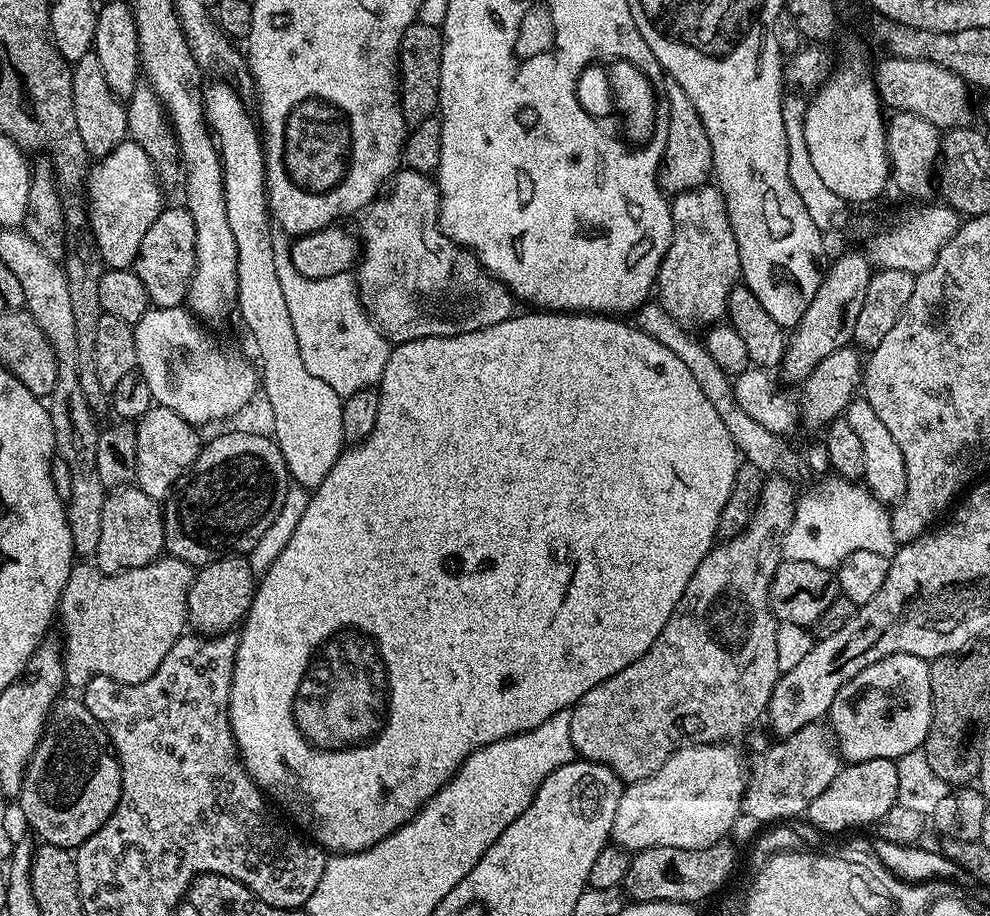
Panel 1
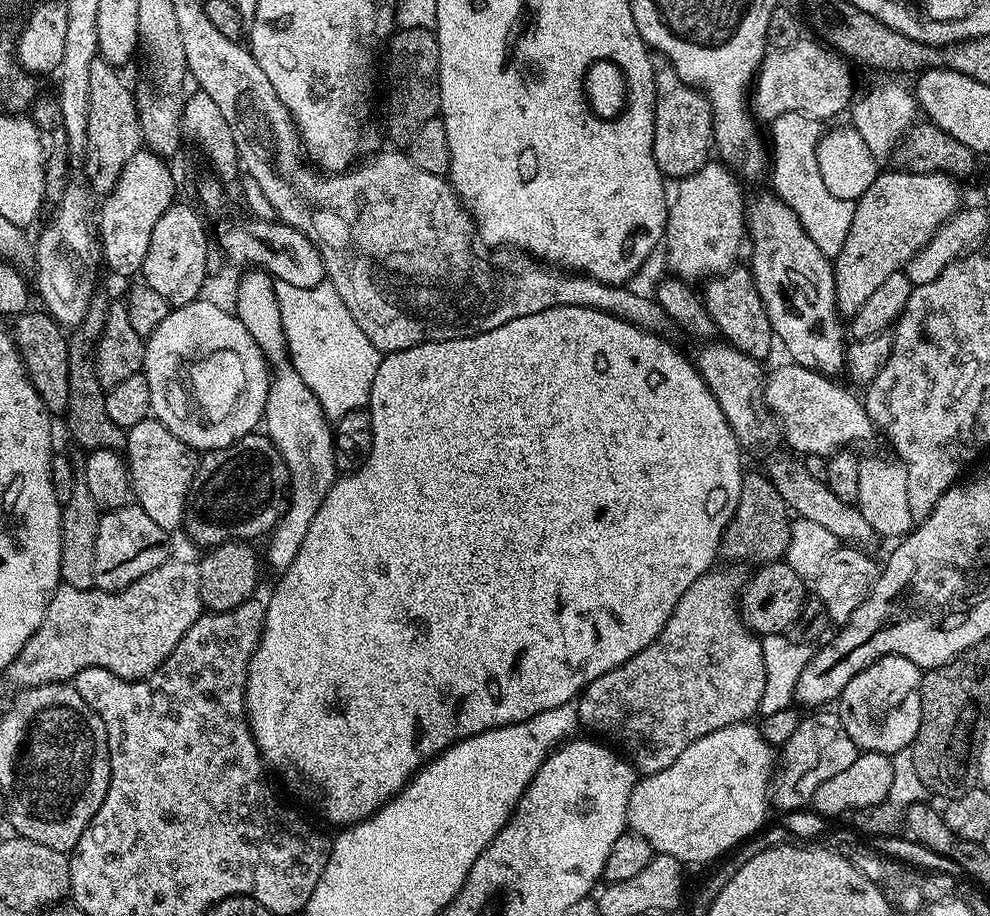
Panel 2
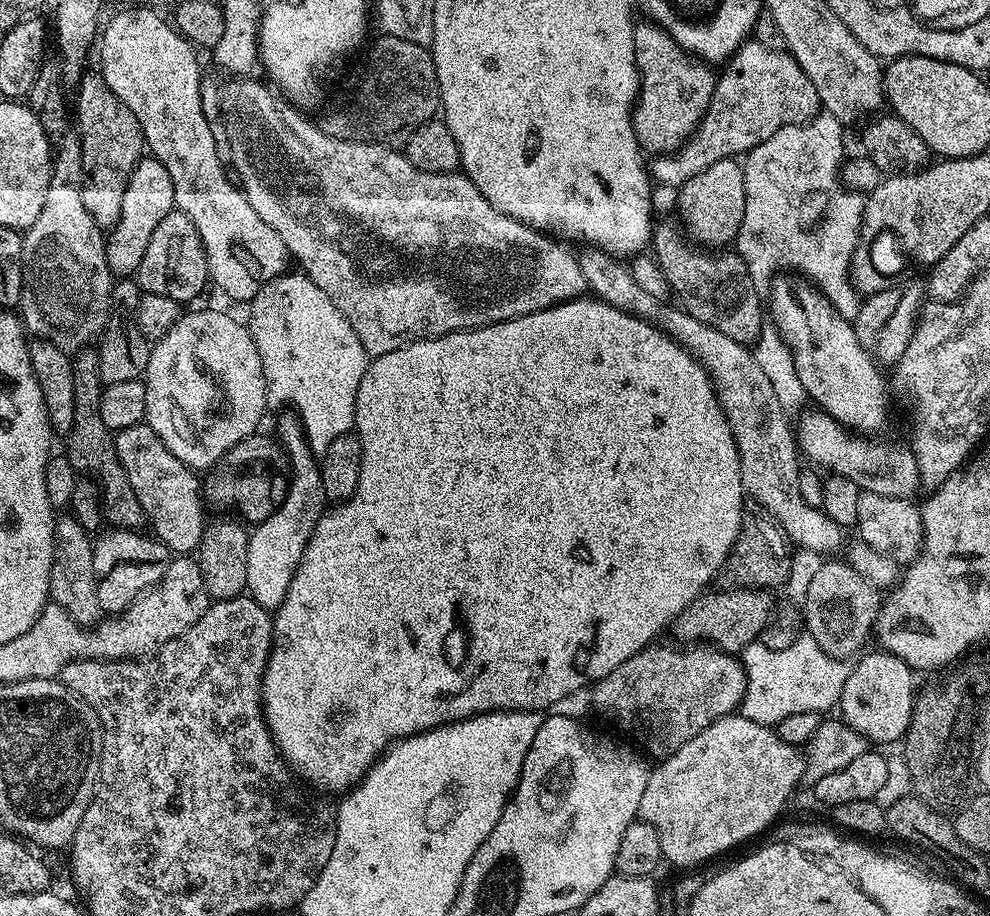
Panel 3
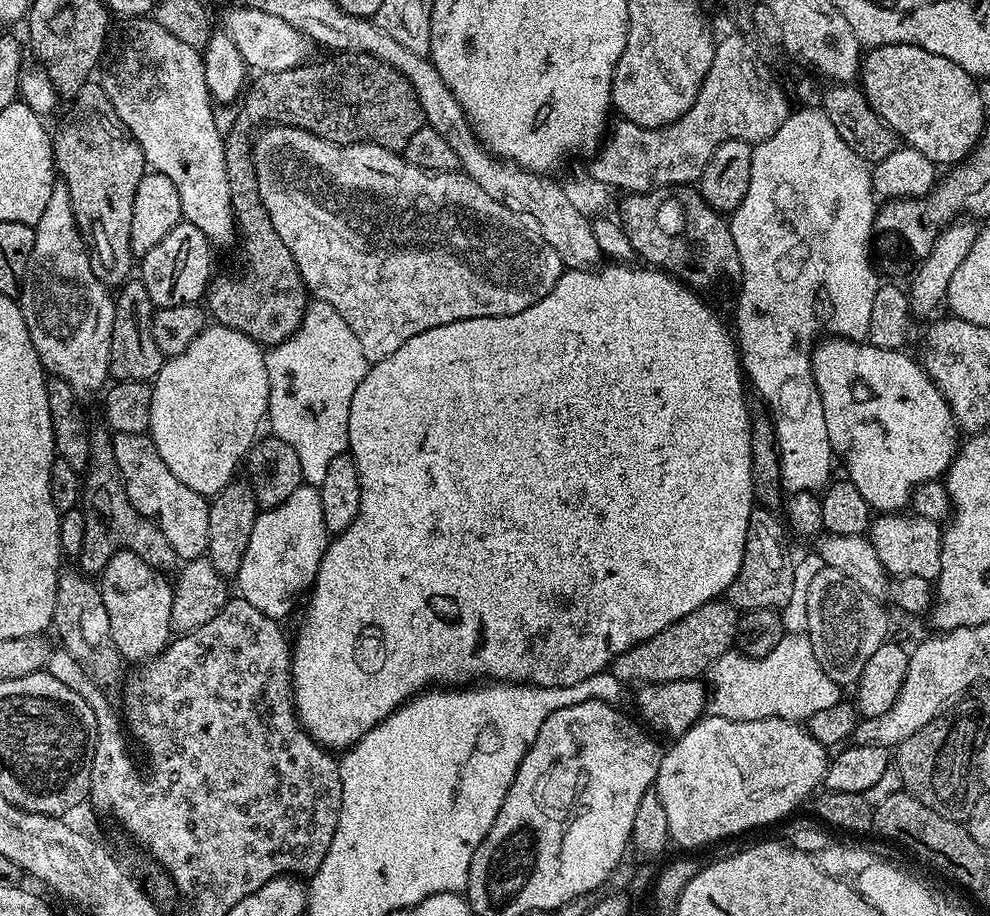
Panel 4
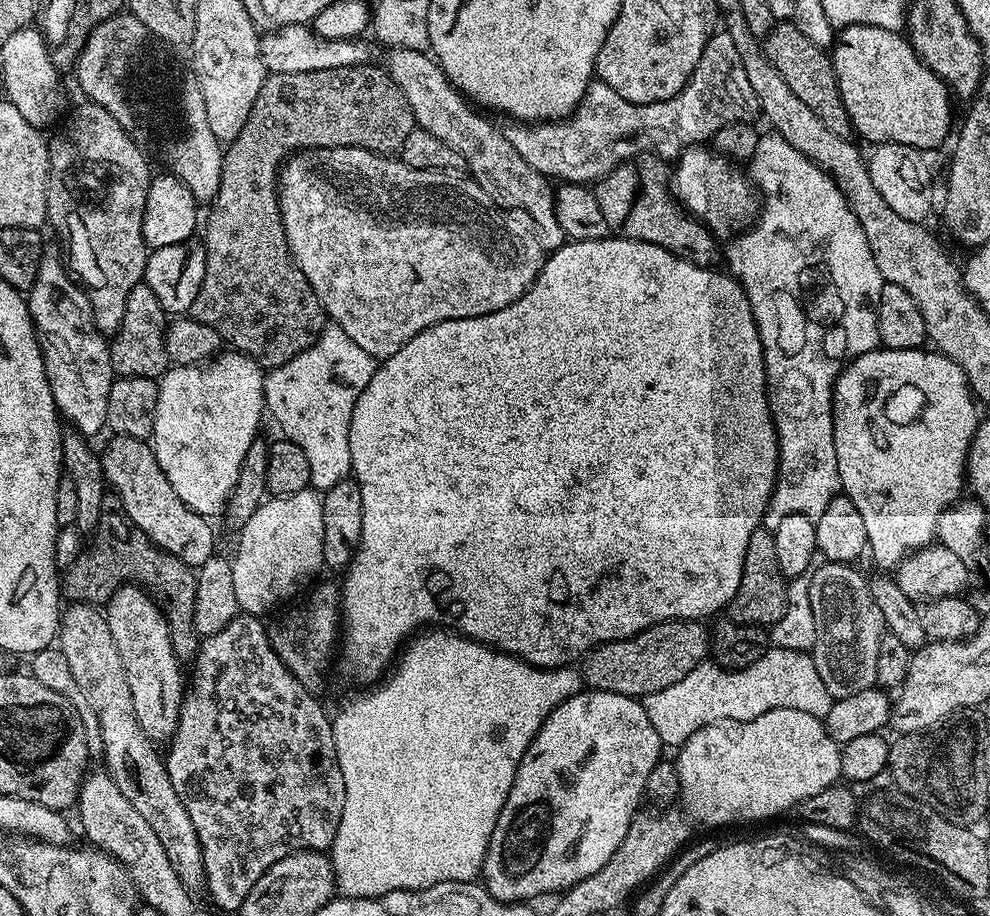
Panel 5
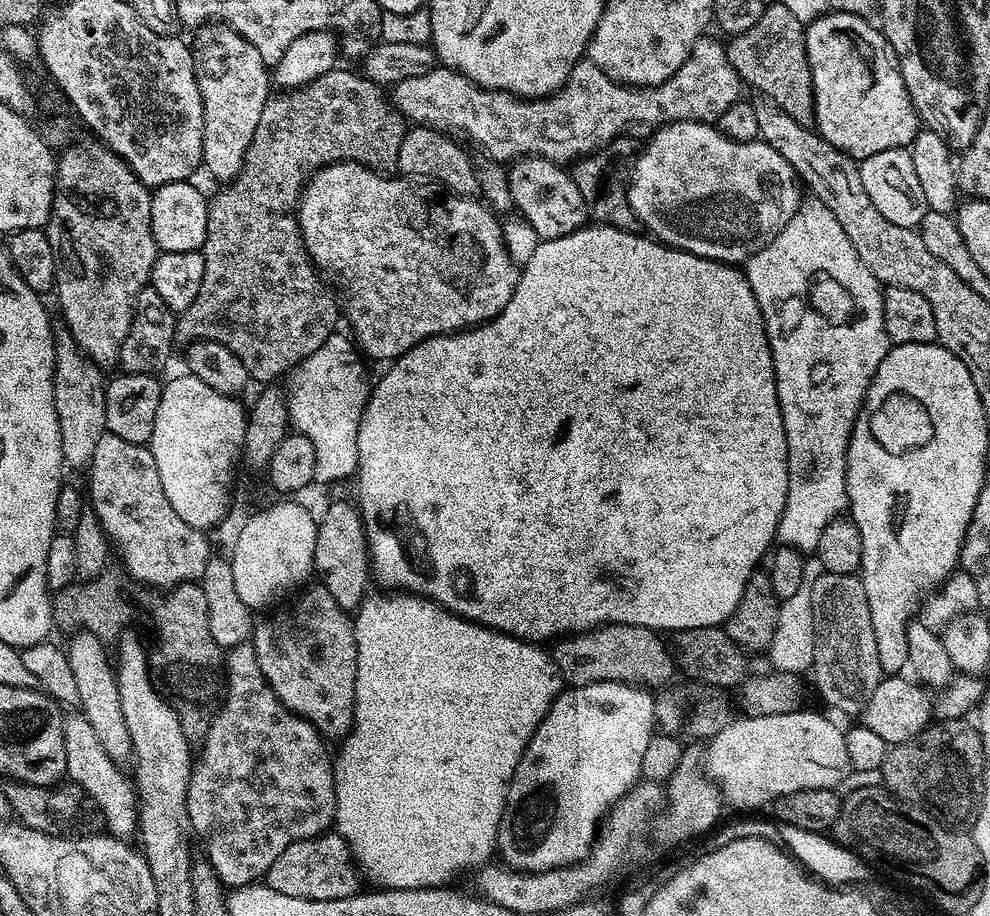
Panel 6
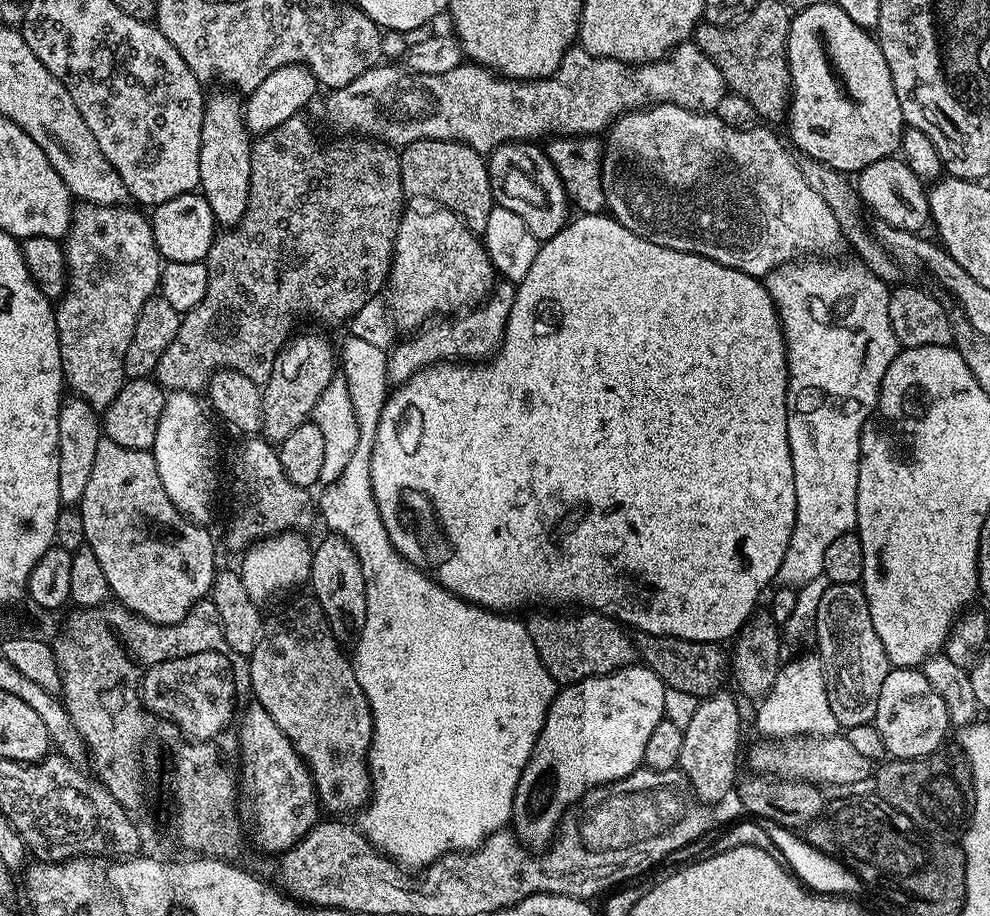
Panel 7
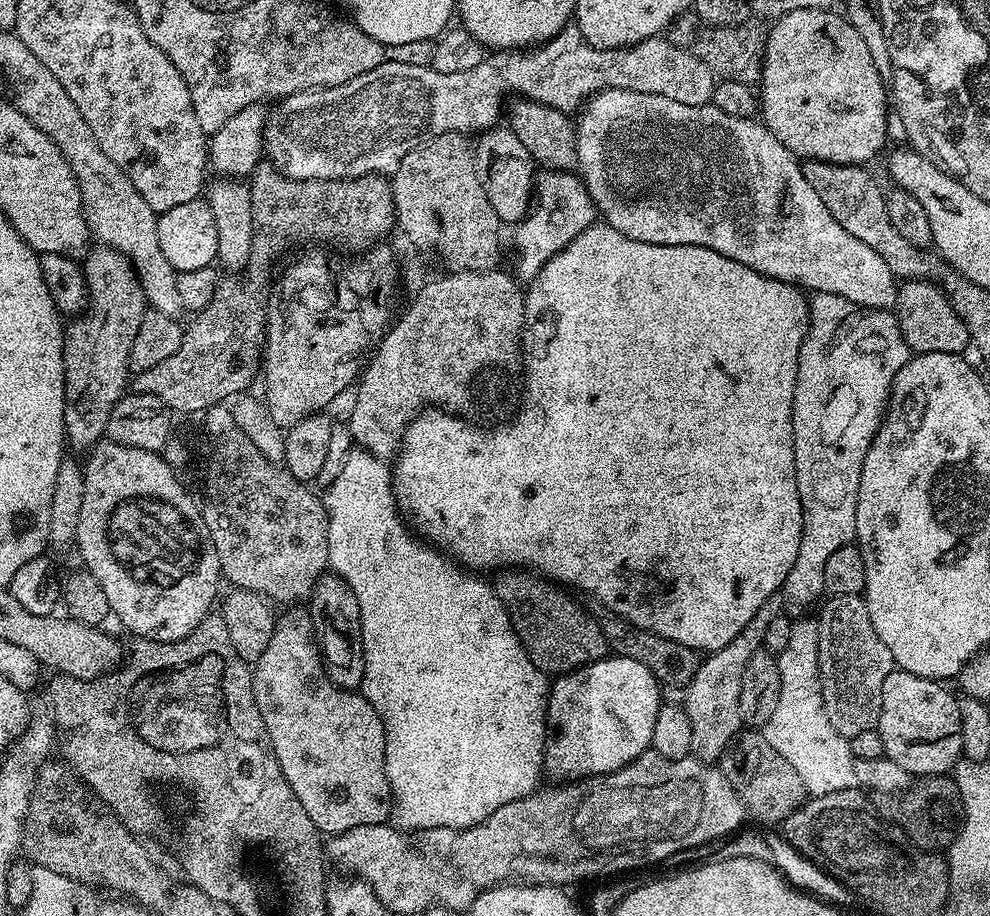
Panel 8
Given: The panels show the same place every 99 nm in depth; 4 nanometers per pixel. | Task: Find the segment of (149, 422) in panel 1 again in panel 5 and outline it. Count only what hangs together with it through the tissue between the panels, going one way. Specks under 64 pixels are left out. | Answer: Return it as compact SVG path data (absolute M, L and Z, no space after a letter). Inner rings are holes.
M113 435L112 441L99 453L100 465L104 471L107 487L116 491L120 499L123 515L132 521L134 527L142 530L146 538L152 540L156 547L168 552L171 556L176 548L208 548L208 544L217 547L217 537L205 517L200 516L178 494L174 494L174 486L166 482L166 474L162 474L162 466L158 466L158 458L152 453L152 445L148 440L139 440L129 436Z

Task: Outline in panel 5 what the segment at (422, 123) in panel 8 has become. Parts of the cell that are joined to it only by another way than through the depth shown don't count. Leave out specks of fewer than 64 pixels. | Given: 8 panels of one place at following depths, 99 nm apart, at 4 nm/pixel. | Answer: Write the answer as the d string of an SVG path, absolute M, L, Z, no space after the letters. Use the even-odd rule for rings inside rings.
M718 30L712 35L710 42L706 42L706 50L702 50L702 58L698 58L698 66L694 66L694 74L690 74L684 89L669 100L659 100L653 104L635 104L614 94L610 86L593 82L584 92L580 105L563 120L512 122L509 123L509 128L503 129L503 134L506 142L526 161L526 166L534 166L534 170L553 181L558 180L556 182L588 186L604 175L604 160L610 159L611 156L620 156L623 152L632 152L636 144L644 154L676 158L686 148L711 141L712 137L718 134L718 130L722 130L722 126L747 121L748 115L752 111L755 113L757 108L754 86L750 86L750 78L746 78L746 70L742 66L742 58L734 42L727 30Z

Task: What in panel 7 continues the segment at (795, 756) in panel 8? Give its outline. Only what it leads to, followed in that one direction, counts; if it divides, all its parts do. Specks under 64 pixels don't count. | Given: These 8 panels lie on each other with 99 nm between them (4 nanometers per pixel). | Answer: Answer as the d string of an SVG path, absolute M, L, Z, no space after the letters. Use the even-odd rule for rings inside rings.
M819 655L796 656L793 660L785 659L781 663L778 674L774 678L774 686L769 690L763 701L756 704L754 728L757 728L764 735L761 737L771 738L776 742L805 736L837 735L838 725L834 718L834 710L830 710L830 702L826 694L826 674Z

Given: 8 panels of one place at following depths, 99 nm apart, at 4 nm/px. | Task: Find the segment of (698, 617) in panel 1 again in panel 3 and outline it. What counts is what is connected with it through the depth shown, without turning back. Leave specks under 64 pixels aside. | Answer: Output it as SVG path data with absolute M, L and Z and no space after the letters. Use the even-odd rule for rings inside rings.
M661 642L653 643L651 646L641 650L638 654L626 658L626 662L622 662L622 666L616 667L615 670L610 670L610 674L606 674L606 678L597 680L592 688L593 709L595 709L597 713L600 711L610 723L617 724L618 727L625 728L628 732L637 732L637 734L640 735L641 745L639 744L639 747L643 749L649 757L656 756L655 758L672 756L679 748L686 746L686 742L690 742L690 738L694 738L699 732L706 730L706 726L710 726L718 718L733 715L733 713L739 709L742 698L744 697L744 691L748 685L743 663L741 663L733 653L722 652L715 646L676 646L680 648L671 648L668 644L660 643Z

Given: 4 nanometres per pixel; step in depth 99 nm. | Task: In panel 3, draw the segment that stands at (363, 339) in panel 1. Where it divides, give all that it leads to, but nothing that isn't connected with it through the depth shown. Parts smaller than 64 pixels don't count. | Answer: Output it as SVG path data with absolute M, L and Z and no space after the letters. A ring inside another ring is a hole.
M292 275L275 276L260 285L256 296L250 301L252 317L246 320L246 327L254 338L254 346L258 346L258 358L262 358L267 403L289 404L293 408L289 409L304 428L304 436L313 456L319 458L330 450L330 442L334 442L334 438L342 438L353 431L358 386L362 386L370 357L362 342L358 342L354 326L350 326L332 299L309 276Z

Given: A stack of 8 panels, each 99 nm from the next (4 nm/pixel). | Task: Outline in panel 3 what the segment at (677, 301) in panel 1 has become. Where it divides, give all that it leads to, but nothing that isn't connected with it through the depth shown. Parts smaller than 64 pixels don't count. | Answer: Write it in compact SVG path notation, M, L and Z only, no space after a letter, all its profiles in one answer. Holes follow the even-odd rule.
M739 159L719 160L706 166L679 188L678 196L683 231L697 245L716 250L735 241L742 226L742 214L746 214L744 170Z

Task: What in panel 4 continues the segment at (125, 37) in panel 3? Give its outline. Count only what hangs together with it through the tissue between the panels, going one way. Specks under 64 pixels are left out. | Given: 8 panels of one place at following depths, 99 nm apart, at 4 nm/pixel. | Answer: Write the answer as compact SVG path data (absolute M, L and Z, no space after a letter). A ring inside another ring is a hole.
M136 18L131 21L124 45L116 61L108 68L108 77L102 80L106 94L126 126L126 130L138 142L144 155L145 165L151 171L166 174L178 190L178 202L182 202L181 217L187 223L198 226L206 234L209 244L219 246L237 239L236 219L228 197L226 182L225 135L218 132L215 122L216 110L212 95L206 86L206 72L201 49L186 46L163 28L155 18Z

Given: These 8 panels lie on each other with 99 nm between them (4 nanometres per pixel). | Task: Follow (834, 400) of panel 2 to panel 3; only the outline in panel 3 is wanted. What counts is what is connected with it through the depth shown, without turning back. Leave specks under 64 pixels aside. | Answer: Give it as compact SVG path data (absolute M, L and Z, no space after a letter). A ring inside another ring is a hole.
M821 410L813 411L803 413L804 429L801 431L799 429L798 432L799 447L807 459L809 456L813 460L809 460L813 465L821 469L829 468L827 470L829 473L850 478L855 484L859 484L861 489L894 498L907 500L915 497L915 492L921 491L916 456L912 451L904 449L904 453L900 448L891 448L890 445L876 440L880 438L869 438L867 435L857 434L845 428L843 424Z

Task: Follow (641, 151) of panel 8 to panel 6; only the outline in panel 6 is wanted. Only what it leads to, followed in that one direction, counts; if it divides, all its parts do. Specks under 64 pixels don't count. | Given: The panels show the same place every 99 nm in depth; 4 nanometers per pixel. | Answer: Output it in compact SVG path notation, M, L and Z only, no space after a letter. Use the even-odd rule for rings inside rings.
M674 120L657 128L651 136L647 137L645 144L648 145L645 146L644 153L632 164L632 180L630 176L626 184L630 210L634 210L637 225L649 237L659 240L661 244L667 244L669 248L681 248L683 252L689 252L695 256L720 260L723 264L740 266L758 250L765 248L784 229L786 222L790 222L790 218L794 218L794 214L800 209L802 203L801 181L790 166L790 162L786 162L786 158L782 158L782 154L778 154L778 150L774 150L774 146L770 146L765 140L759 138L755 140L731 140L726 138L711 123L703 120Z

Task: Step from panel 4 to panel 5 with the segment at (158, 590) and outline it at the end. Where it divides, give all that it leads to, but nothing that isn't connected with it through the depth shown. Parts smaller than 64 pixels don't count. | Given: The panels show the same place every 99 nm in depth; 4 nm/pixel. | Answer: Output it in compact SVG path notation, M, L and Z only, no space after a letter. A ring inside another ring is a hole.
M130 583L123 584L108 599L106 615L110 638L114 638L114 646L118 646L118 658L122 658L122 670L126 670L126 682L130 682L130 698L134 698L138 726L142 726L153 742L171 741L180 718L182 664L172 652L170 630L163 612L143 588Z

